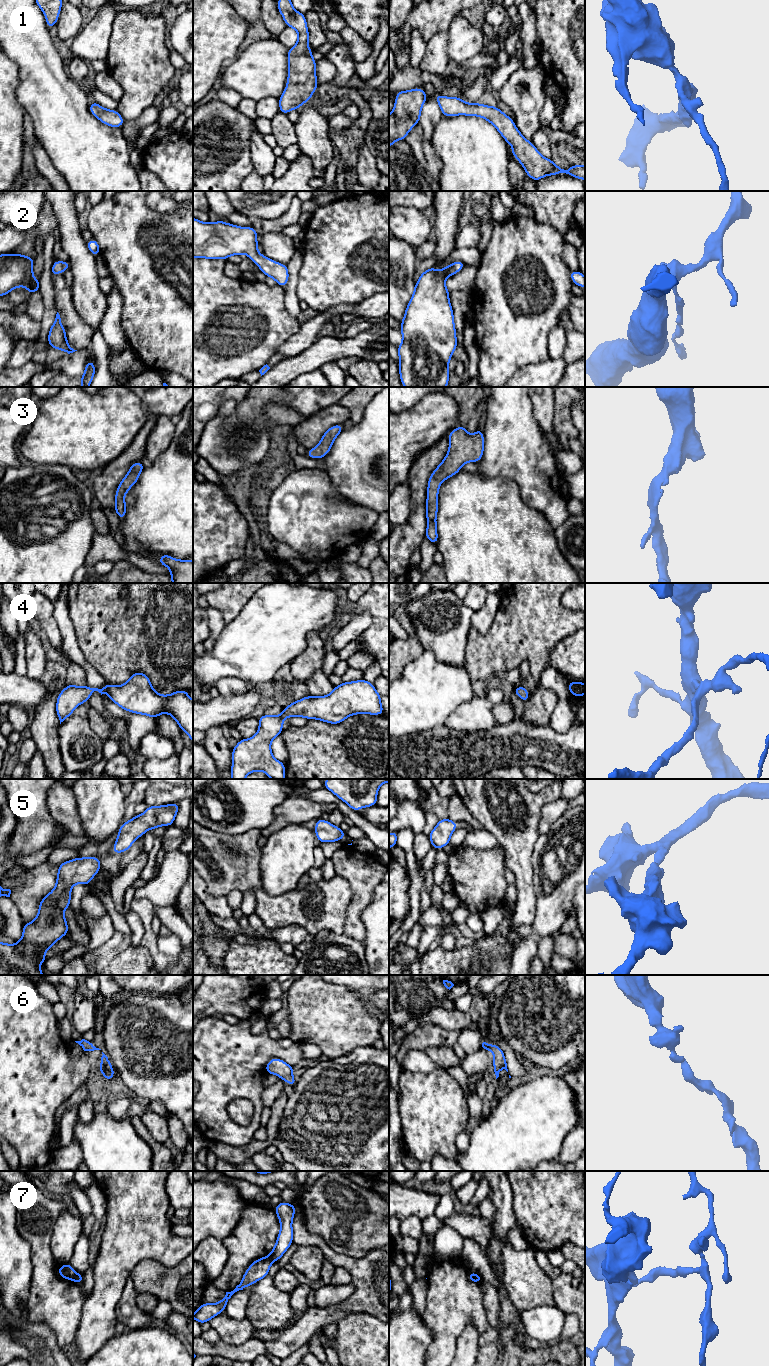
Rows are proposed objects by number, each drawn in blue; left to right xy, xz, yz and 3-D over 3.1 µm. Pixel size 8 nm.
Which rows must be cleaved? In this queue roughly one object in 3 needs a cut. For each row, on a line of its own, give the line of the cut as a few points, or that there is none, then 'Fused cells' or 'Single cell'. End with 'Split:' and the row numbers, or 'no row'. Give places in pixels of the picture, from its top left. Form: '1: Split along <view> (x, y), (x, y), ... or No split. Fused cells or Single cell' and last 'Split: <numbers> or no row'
1: No split. Single cell
2: No split. Single cell
3: No split. Single cell
4: No split. Single cell
5: No split. Single cell
6: No split. Single cell
7: Split along xy (77, 1274), (74, 1280). Fused cells
Split: 7

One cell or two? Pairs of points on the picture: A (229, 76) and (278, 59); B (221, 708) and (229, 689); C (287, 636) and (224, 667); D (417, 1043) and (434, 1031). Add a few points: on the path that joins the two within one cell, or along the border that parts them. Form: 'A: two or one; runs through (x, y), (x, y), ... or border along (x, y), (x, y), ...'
A: one; runs through (241, 75), (257, 73), (266, 64)
B: two; border along (247, 685), (247, 689), (242, 693), (219, 695)
C: one; runs through (271, 636), (264, 636), (240, 656)
D: one; runs through (421, 1039), (424, 1036), (430, 1035)

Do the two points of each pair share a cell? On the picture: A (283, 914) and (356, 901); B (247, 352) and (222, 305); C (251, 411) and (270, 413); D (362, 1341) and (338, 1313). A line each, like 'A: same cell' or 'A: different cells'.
A: different cells
B: same cell
C: different cells
D: different cells

